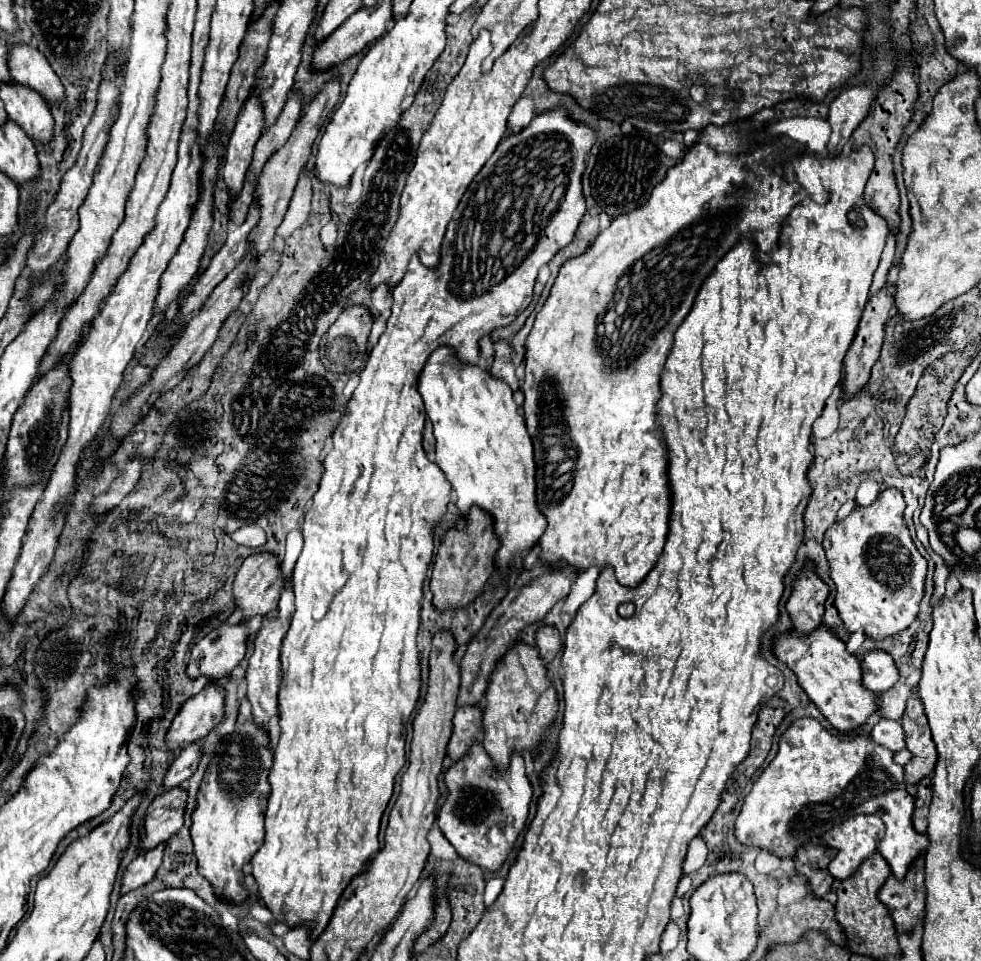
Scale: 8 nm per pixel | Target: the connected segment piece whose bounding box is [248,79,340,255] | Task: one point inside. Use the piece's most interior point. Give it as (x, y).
(278, 179)

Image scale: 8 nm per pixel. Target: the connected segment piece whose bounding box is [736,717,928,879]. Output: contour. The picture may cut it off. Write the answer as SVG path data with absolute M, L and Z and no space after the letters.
M802 717L796 719L780 737L778 753L768 763L768 767L760 773L752 791L744 799L742 811L736 819L736 837L744 845L754 845L760 849L768 849L778 857L794 857L796 849L804 843L810 843L820 831L842 823L848 817L870 813L878 815L886 825L884 839L878 841L878 851L884 855L896 879L902 879L910 867L910 863L922 855L928 847L928 839L922 833L916 833L912 827L912 811L914 799L906 791L904 769L892 761L892 751L874 743L870 735L856 735L854 739L840 739L828 733L816 719Z

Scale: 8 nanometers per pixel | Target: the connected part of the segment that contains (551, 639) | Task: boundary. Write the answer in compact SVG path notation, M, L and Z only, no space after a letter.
M540 627L536 631L536 645L540 649L540 657L550 663L562 647L562 637L556 627Z

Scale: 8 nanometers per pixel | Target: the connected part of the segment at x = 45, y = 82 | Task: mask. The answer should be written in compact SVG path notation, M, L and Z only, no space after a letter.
M26 43L12 45L8 49L8 69L14 81L42 93L48 103L62 101L62 83L38 49Z

